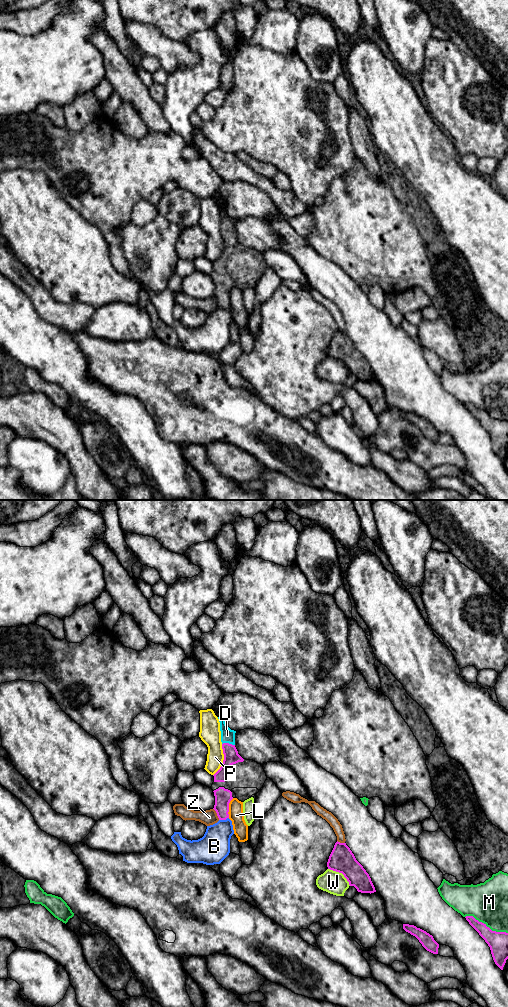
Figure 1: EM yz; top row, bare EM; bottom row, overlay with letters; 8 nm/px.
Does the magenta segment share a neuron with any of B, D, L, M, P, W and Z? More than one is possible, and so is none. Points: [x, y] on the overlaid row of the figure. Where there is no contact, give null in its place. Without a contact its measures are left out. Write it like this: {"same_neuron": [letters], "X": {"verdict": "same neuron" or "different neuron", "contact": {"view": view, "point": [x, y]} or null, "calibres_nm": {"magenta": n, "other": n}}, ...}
{"same_neuron": ["D"], "B": {"verdict": "different neuron", "contact": {"view": "yz", "point": [223, 819]}, "calibres_nm": {"magenta": 130, "other": 240}}, "D": {"verdict": "same neuron", "contact": {"view": "yz", "point": [228, 743]}, "calibres_nm": {"magenta": 120, "other": 110}}, "L": {"verdict": "different neuron", "contact": {"view": "yz", "point": [228, 808]}, "calibres_nm": {"magenta": 130, "other": 120}}, "M": {"verdict": "different neuron", "contact": {"view": "yz", "point": [485, 925]}, "calibres_nm": {"magenta": 160, "other": 320}}, "P": {"verdict": "different neuron", "contact": {"view": "yz", "point": [223, 760]}, "calibres_nm": {"magenta": 120, "other": 170}}, "W": {"verdict": "different neuron", "contact": {"view": "yz", "point": [341, 872]}, "calibres_nm": {"magenta": 200, "other": 180}}, "Z": {"verdict": "different neuron", "contact": {"view": "yz", "point": [217, 814]}, "calibres_nm": {"magenta": 130, "other": 130}}}

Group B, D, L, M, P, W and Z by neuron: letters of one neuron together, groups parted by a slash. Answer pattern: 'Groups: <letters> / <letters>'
Groups: B / D / L / M / P / W / Z

